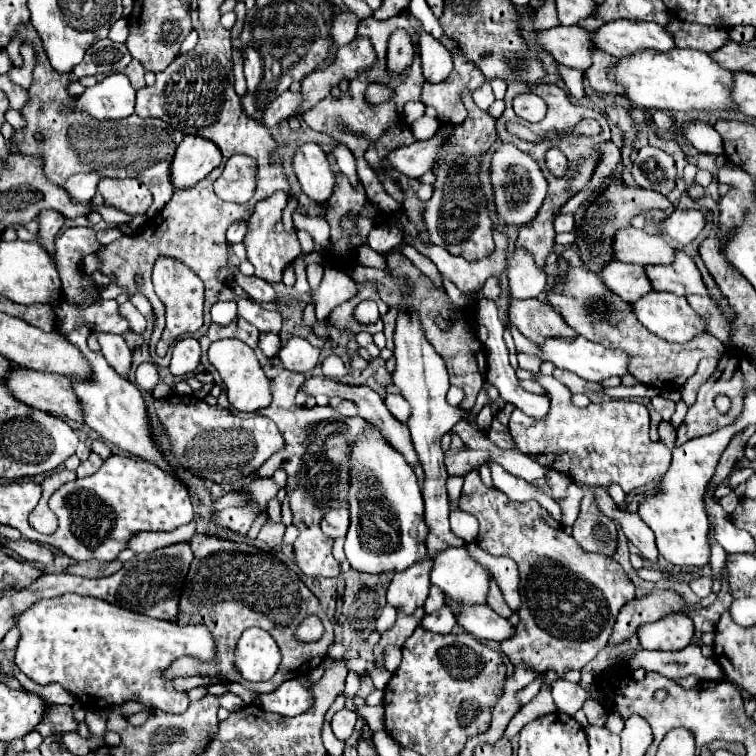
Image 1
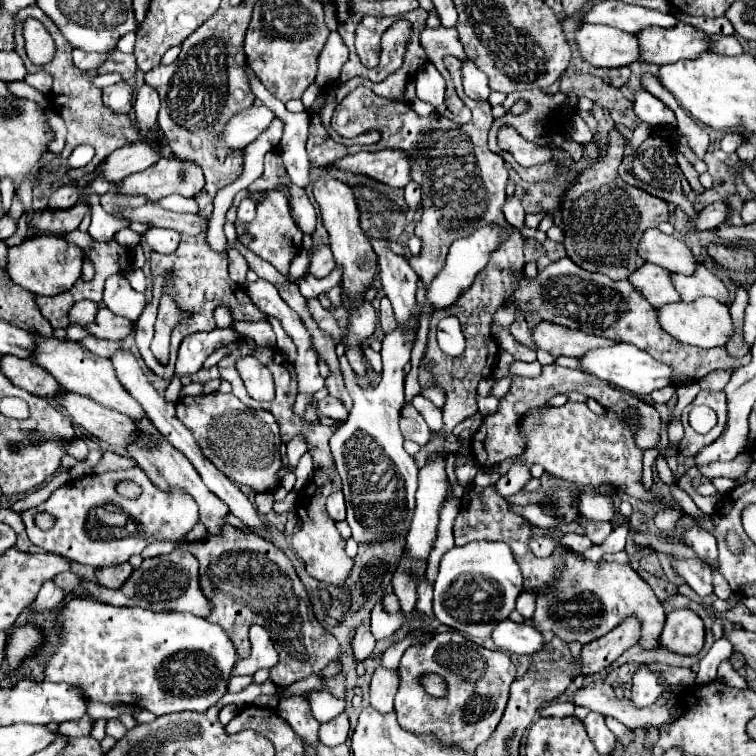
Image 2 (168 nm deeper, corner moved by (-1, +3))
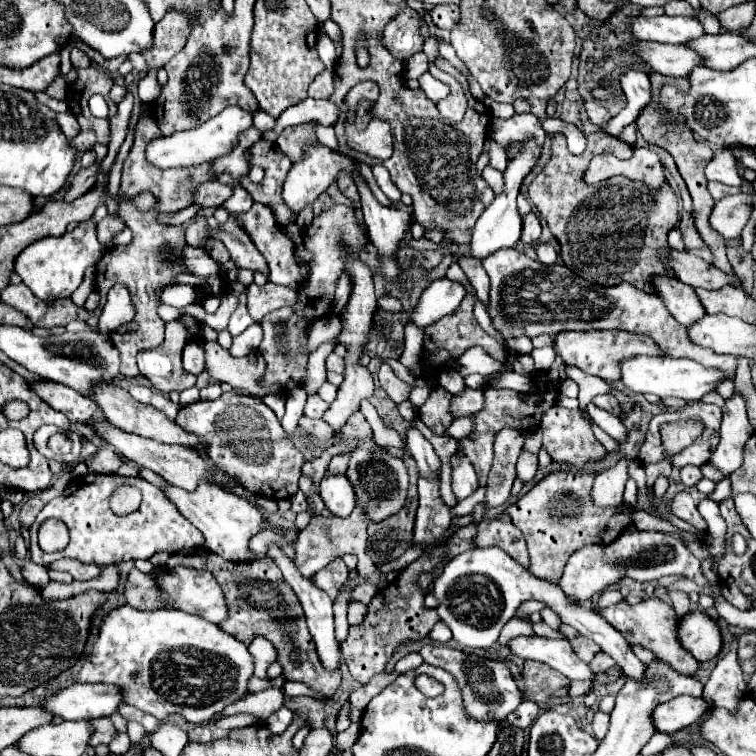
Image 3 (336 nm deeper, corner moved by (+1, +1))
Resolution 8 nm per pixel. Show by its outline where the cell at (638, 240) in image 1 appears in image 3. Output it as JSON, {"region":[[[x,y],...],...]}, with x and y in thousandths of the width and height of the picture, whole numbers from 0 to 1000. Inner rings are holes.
{"region":[[[886,332],[884,351],[894,358],[894,366],[913,380],[955,382],[960,377],[981,377],[981,369],[976,364],[960,364],[958,358],[910,332]]]}

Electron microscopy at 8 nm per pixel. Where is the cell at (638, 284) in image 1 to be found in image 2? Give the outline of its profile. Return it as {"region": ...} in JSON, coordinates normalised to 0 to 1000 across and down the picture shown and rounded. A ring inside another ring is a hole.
{"region":[[[852,348],[844,358],[839,358],[831,372],[839,382],[844,382],[862,406],[876,406],[878,401],[899,398],[899,390],[894,390],[894,382],[889,380],[889,372],[884,369],[884,358],[865,348]]]}

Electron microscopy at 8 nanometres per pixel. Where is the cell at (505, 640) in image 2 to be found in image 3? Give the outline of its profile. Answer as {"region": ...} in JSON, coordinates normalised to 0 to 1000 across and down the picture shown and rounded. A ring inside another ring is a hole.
{"region":[[[683,843],[675,848],[675,861],[688,866],[690,872],[709,872],[730,885],[741,888],[751,898],[767,901],[788,901],[788,890],[778,882],[778,877],[767,874],[765,866],[757,861],[749,845],[722,845],[722,843]]]}

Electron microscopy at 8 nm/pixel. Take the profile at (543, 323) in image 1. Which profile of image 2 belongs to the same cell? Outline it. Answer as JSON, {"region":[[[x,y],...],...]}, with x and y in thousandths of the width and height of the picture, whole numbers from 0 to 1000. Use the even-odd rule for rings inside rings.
{"region":[[[714,425],[704,435],[704,451],[709,454],[712,462],[725,464],[733,472],[735,470],[765,472],[765,470],[772,470],[772,464],[810,456],[807,448],[775,443],[770,438],[759,438],[759,435],[751,435],[751,433],[735,430],[735,427],[725,427],[725,425]]]}

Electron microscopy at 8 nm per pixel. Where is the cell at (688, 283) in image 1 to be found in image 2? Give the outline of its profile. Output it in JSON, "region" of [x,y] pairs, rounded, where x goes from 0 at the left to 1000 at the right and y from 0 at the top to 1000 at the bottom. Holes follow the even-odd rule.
{"region":[[[921,348],[921,358],[915,364],[886,361],[886,369],[902,398],[921,398],[923,393],[934,390],[950,396],[952,401],[963,401],[963,385],[958,372],[937,358],[929,348]]]}

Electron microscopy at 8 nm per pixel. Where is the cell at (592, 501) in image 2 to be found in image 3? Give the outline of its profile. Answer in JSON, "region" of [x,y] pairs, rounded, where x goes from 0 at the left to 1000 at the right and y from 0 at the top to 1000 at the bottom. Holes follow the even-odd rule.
{"region":[[[825,604],[788,631],[783,660],[791,671],[817,671],[823,665],[823,652],[825,652],[828,636],[833,634],[831,615],[833,615],[833,607]]]}

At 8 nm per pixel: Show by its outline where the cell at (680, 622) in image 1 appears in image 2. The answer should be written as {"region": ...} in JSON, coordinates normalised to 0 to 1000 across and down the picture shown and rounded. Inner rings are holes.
{"region":[[[913,806],[889,808],[873,837],[873,853],[897,866],[921,866],[931,851],[931,824]]]}

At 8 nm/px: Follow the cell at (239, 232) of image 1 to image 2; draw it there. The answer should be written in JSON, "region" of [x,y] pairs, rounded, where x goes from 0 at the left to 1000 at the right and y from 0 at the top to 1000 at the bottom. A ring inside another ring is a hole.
{"region":[[[325,261],[320,263],[317,274],[315,274],[315,292],[317,295],[331,295],[339,287],[339,271],[333,271],[333,266]]]}

